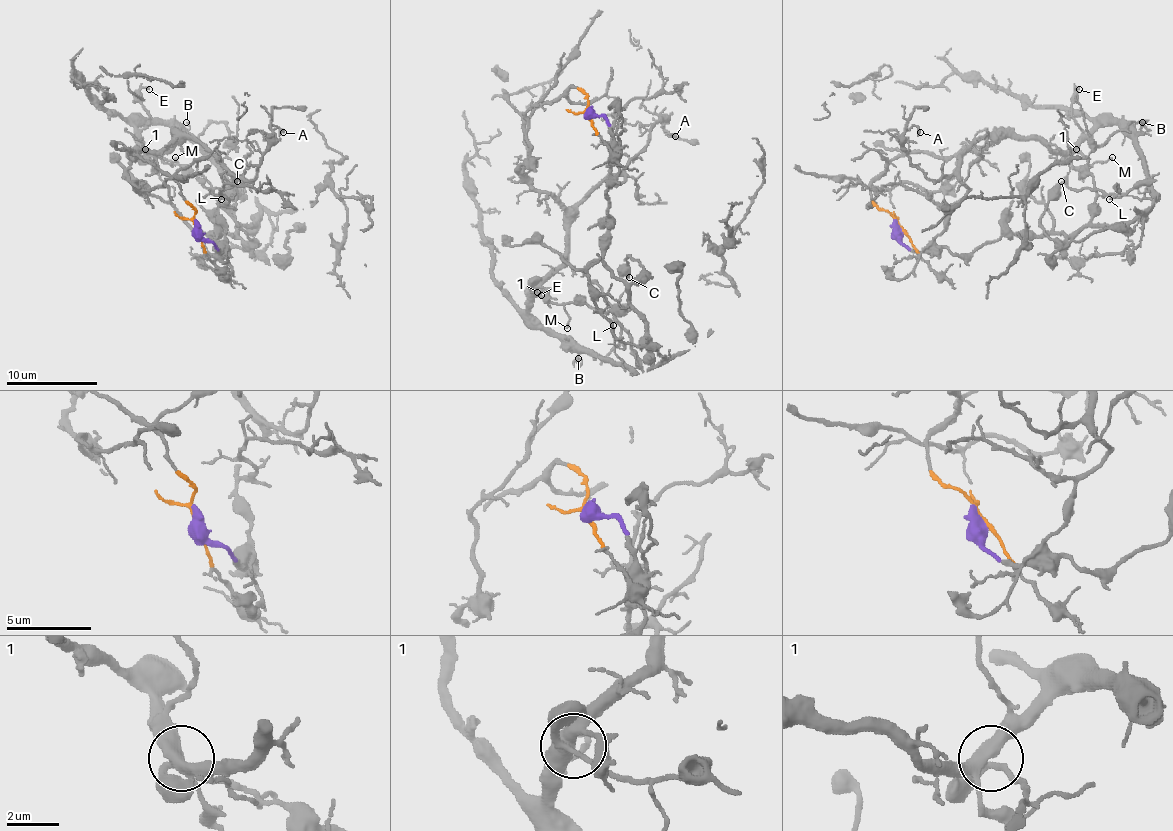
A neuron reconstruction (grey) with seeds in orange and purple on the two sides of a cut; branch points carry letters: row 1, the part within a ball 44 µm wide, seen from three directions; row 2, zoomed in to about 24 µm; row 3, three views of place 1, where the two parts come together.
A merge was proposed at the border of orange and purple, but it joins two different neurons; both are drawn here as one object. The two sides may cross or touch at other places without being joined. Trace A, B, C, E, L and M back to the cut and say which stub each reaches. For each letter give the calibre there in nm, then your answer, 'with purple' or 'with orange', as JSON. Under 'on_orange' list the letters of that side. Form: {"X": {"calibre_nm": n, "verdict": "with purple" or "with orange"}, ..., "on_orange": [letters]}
{"A": {"calibre_nm": 180, "verdict": "with orange"}, "B": {"calibre_nm": 90, "verdict": "with orange"}, "C": {"calibre_nm": 360, "verdict": "with purple"}, "E": {"calibre_nm": 130, "verdict": "with orange"}, "L": {"calibre_nm": 120, "verdict": "with orange"}, "M": {"calibre_nm": 130, "verdict": "with purple"}, "on_orange": ["A", "B", "E", "L"]}

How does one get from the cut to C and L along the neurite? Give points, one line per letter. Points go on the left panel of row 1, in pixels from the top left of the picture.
C: (195, 224), (227, 254), (220, 254), (211, 236), (250, 240), (236, 222), (236, 181)
L: (195, 224), (179, 185), (131, 156), (174, 137), (147, 151), (138, 128), (179, 128), (218, 169), (220, 199)

